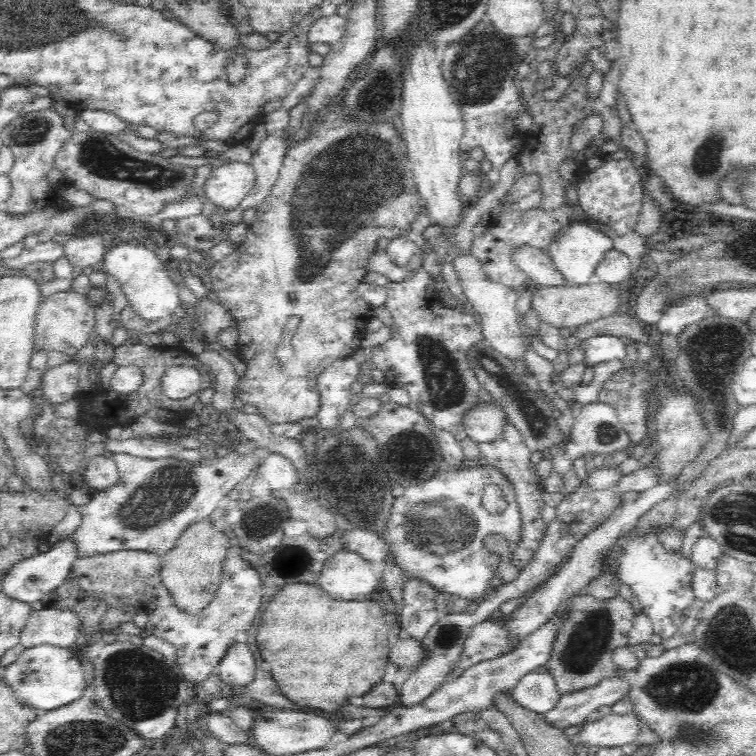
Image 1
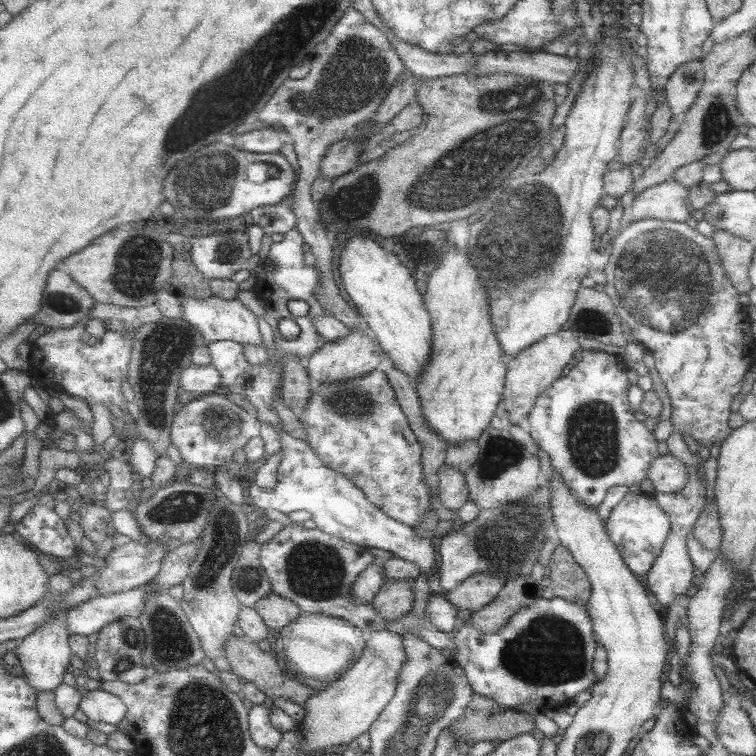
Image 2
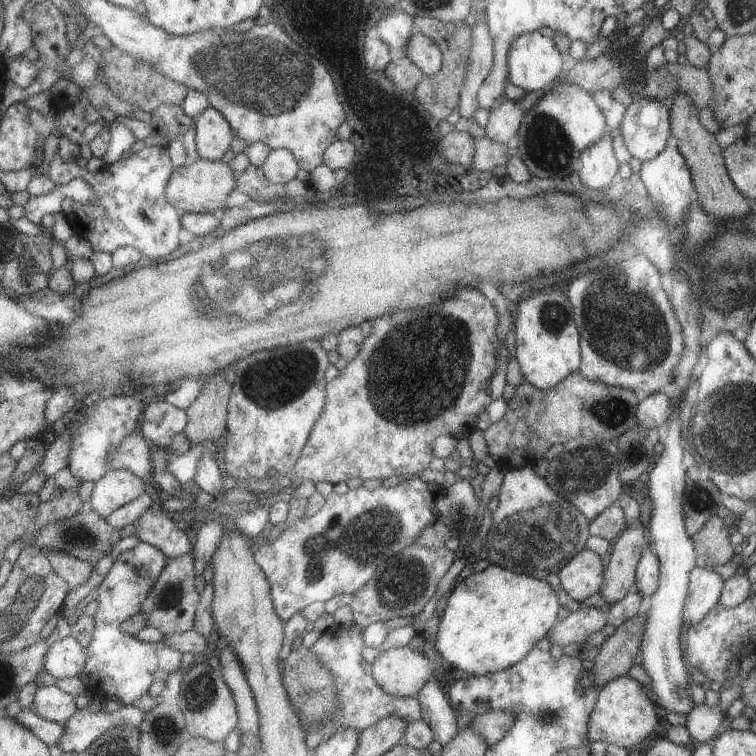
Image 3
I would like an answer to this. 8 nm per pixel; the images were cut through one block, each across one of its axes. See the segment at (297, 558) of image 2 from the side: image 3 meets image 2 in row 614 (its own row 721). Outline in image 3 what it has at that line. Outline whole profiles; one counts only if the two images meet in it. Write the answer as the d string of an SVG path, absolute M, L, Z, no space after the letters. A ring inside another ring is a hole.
M357 622L351 628L331 628L325 634L319 636L319 640L315 642L315 646L311 648L311 652L315 652L319 656L319 660L323 662L323 666L327 670L333 672L333 678L339 686L339 710L327 718L327 722L321 728L315 730L307 730L307 744L311 748L311 752L315 752L323 742L327 742L329 738L333 738L339 730L347 730L347 728L355 728L359 732L369 730L371 726L379 724L385 718L403 718L409 724L411 722L421 722L425 720L423 708L419 698L399 698L399 696L391 696L387 690L383 690L375 678L373 672L373 664L369 664L363 658L363 650L367 648L367 640L365 640L365 632L367 628L359 626Z

